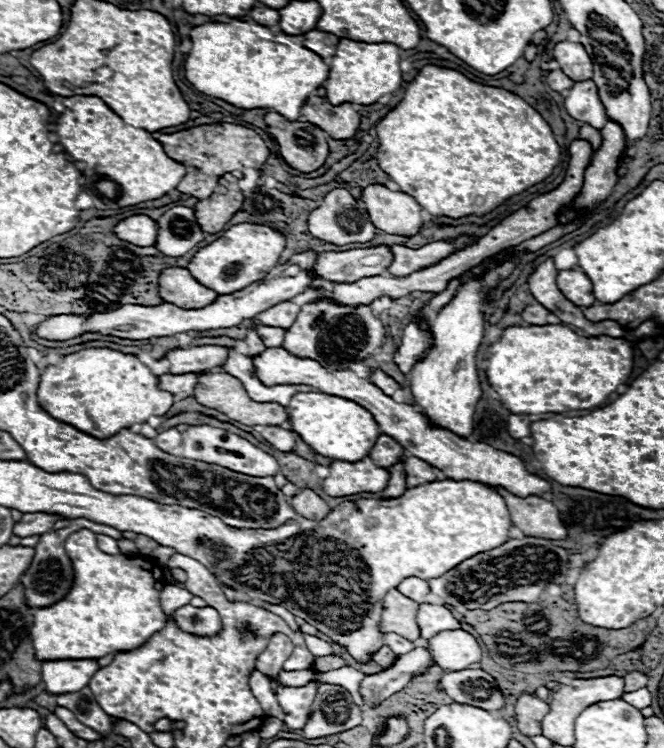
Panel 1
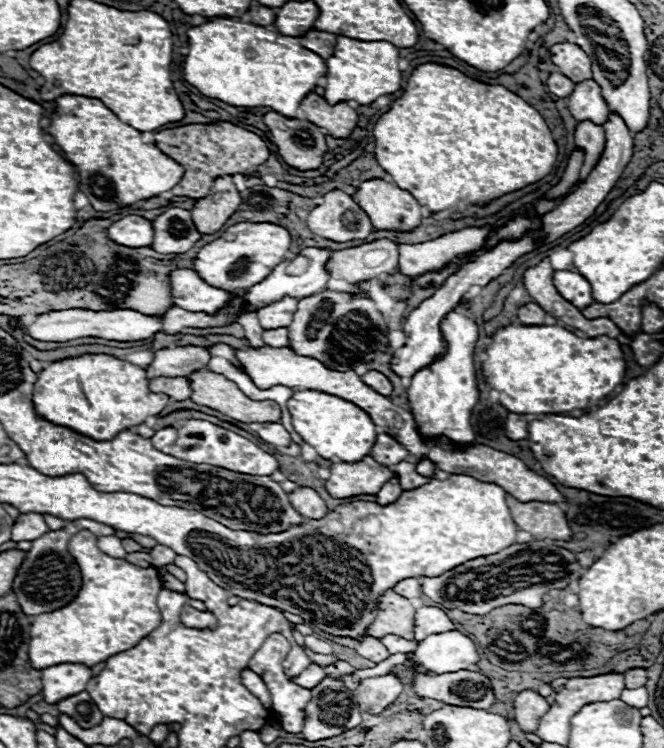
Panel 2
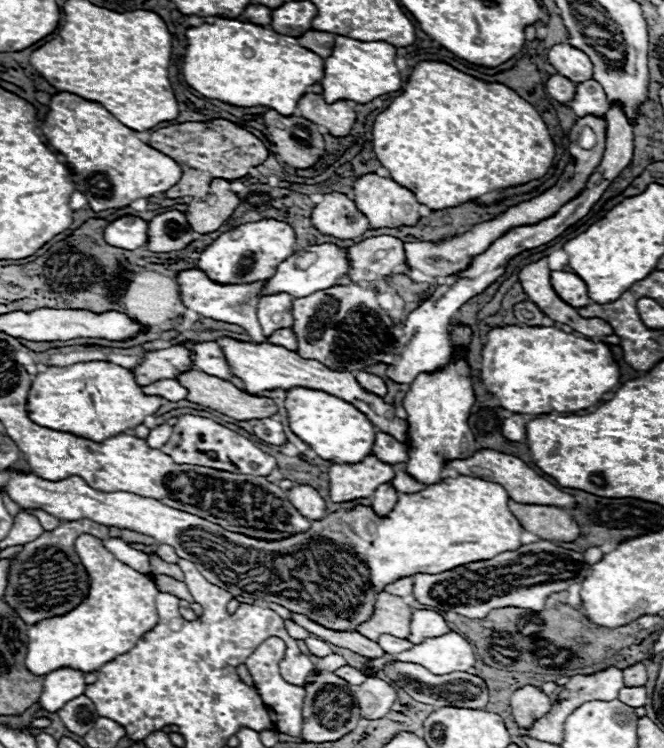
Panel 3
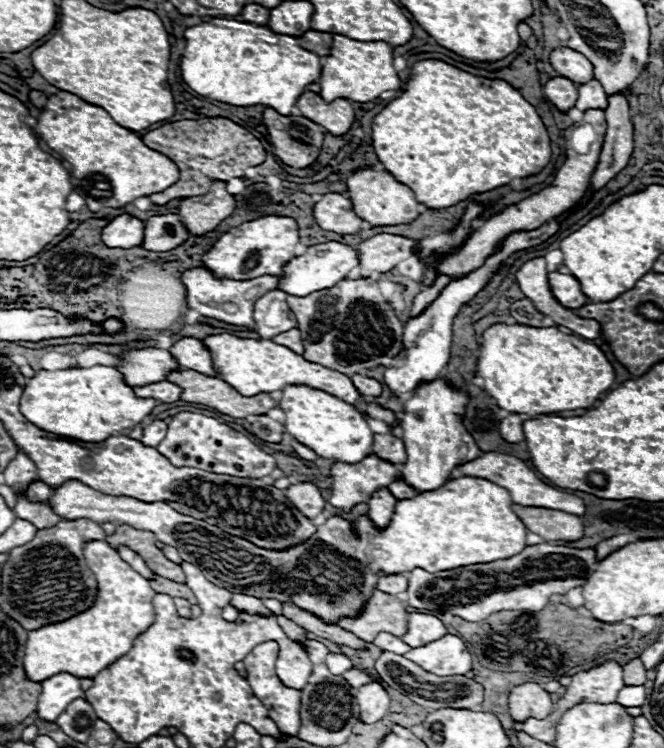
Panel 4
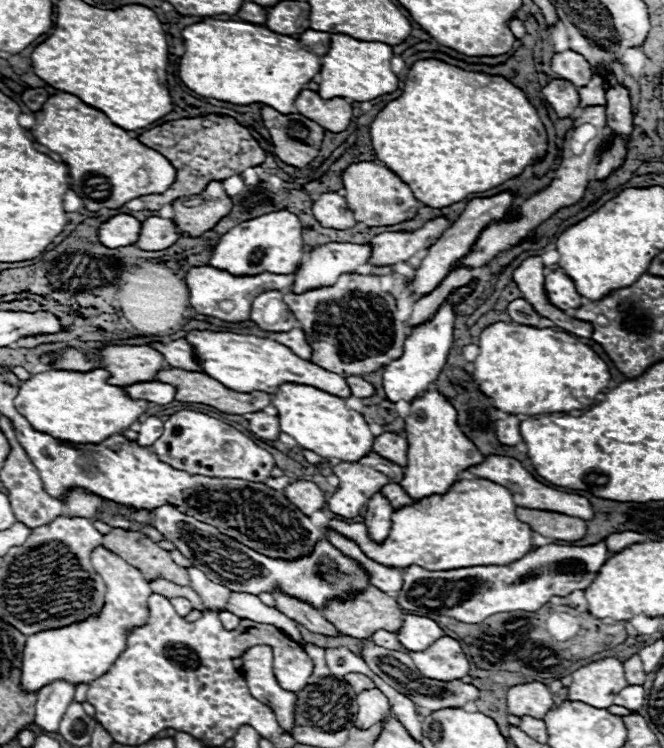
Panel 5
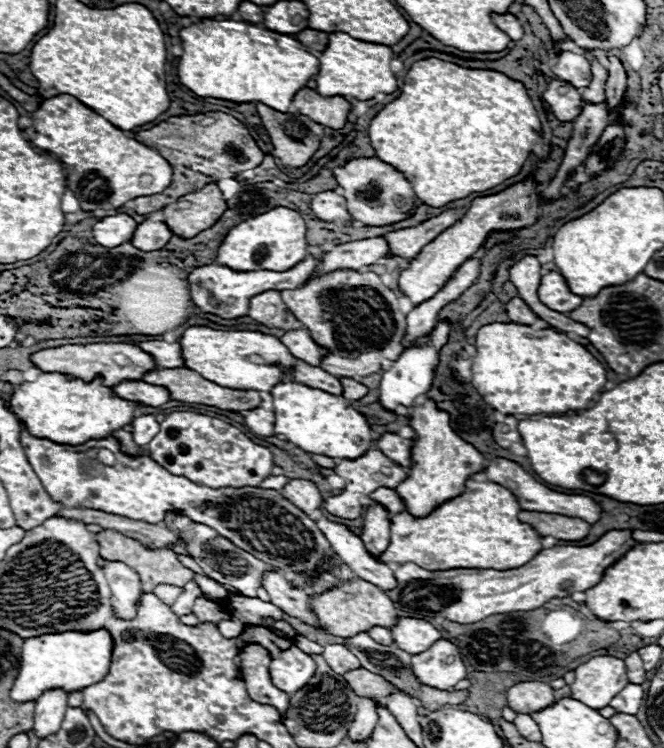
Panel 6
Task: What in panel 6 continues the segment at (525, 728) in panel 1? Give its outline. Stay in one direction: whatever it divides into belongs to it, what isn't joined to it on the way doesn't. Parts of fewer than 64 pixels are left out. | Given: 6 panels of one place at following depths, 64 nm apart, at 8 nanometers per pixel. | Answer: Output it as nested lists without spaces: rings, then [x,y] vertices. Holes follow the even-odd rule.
[[[520,682],[508,690],[508,706],[518,714],[542,710],[554,702],[554,688],[544,682]]]

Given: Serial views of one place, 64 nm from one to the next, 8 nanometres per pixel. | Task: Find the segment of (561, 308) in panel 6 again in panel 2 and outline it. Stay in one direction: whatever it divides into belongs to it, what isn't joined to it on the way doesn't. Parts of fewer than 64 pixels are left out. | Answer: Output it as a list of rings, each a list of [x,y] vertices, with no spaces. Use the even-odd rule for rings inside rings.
[[[556,270],[554,286],[558,288],[558,292],[562,292],[562,296],[566,296],[566,300],[570,300],[570,304],[576,304],[576,308],[584,308],[594,302],[588,280],[578,272]]]

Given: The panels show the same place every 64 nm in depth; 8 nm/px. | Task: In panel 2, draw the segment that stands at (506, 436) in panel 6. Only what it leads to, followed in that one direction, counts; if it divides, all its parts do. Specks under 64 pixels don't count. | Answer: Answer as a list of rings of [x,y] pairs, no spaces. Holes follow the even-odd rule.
[[[510,414],[506,418],[504,432],[506,432],[506,436],[510,440],[524,440],[524,438],[528,438],[528,420],[526,420],[526,416]]]

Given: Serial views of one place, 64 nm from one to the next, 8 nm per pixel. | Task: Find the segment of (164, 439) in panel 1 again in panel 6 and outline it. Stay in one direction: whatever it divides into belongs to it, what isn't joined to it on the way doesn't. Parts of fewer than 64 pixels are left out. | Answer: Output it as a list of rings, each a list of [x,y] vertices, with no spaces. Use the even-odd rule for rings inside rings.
[[[152,414],[138,416],[130,422],[130,432],[138,446],[146,446],[158,434],[158,430],[160,430],[160,424],[156,422],[156,418]]]

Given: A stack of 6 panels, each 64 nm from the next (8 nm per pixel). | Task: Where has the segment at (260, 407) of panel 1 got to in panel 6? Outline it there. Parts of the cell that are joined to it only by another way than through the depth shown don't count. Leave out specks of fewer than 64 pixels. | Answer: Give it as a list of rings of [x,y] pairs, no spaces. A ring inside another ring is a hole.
[[[156,368],[156,370],[152,370],[152,372],[146,372],[142,380],[146,380],[148,384],[162,384],[162,386],[170,392],[170,398],[172,398],[172,400],[216,406],[216,408],[220,408],[220,410],[242,412],[242,410],[256,408],[256,406],[262,402],[256,390],[232,390],[232,388],[224,388],[224,386],[218,386],[218,384],[202,378],[200,374],[196,374],[194,370],[188,370],[188,368]]]

